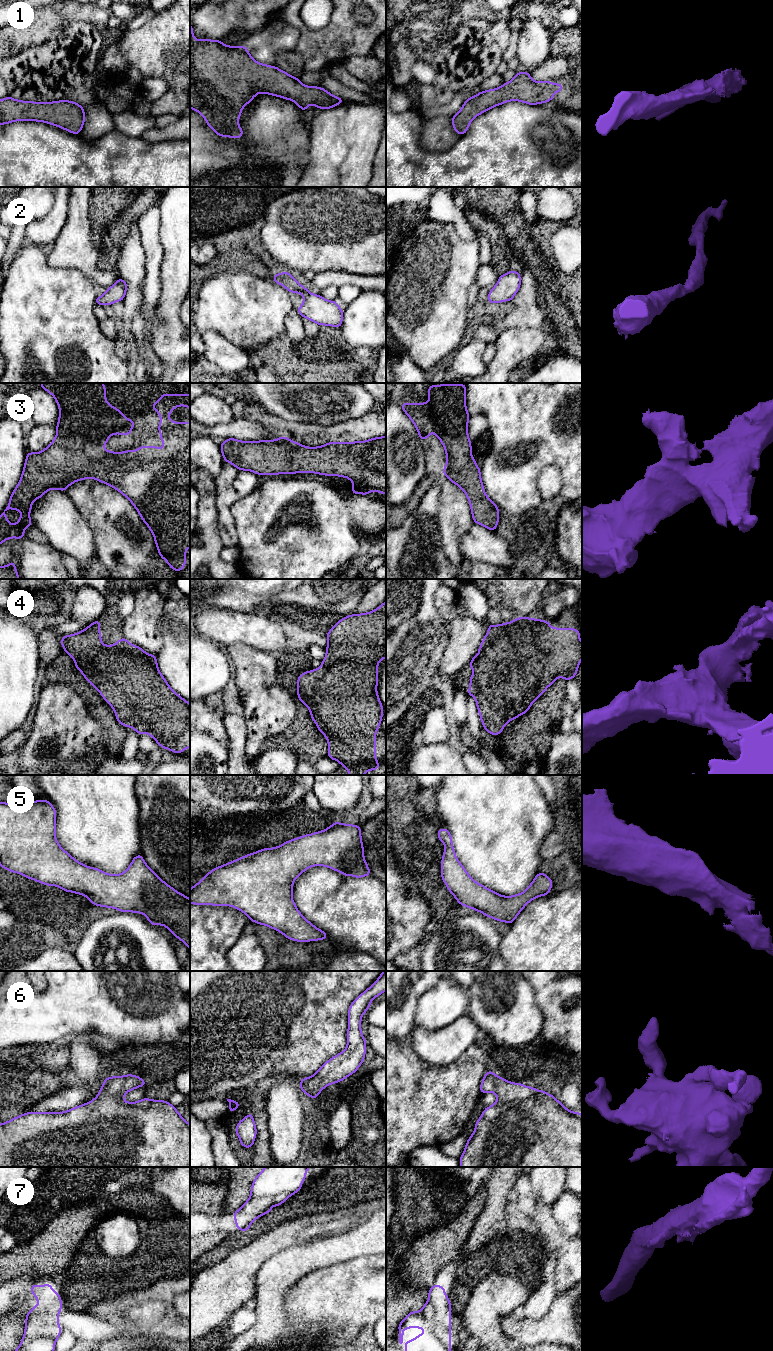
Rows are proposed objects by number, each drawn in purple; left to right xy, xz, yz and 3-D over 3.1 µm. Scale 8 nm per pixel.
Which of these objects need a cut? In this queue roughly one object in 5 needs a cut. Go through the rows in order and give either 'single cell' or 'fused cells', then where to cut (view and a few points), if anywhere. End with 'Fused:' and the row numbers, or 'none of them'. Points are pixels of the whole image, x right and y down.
1: single cell; cut none
2: single cell; cut none
3: single cell; cut none
4: single cell; cut none
5: single cell; cut none
6: single cell; cut none
7: single cell; cut none
Fused: none of them

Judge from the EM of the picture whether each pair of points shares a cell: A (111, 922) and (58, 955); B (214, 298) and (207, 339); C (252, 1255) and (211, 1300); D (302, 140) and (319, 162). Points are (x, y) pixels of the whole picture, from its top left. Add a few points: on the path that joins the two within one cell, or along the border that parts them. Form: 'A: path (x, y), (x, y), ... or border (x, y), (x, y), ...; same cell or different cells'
A: border (73, 953), (77, 960); different cells
B: border (200, 335), (207, 331), (216, 331), (229, 341); different cells
C: path (242, 1266), (220, 1289); same cell
D: border (310, 129), (309, 161), (303, 172); different cells

